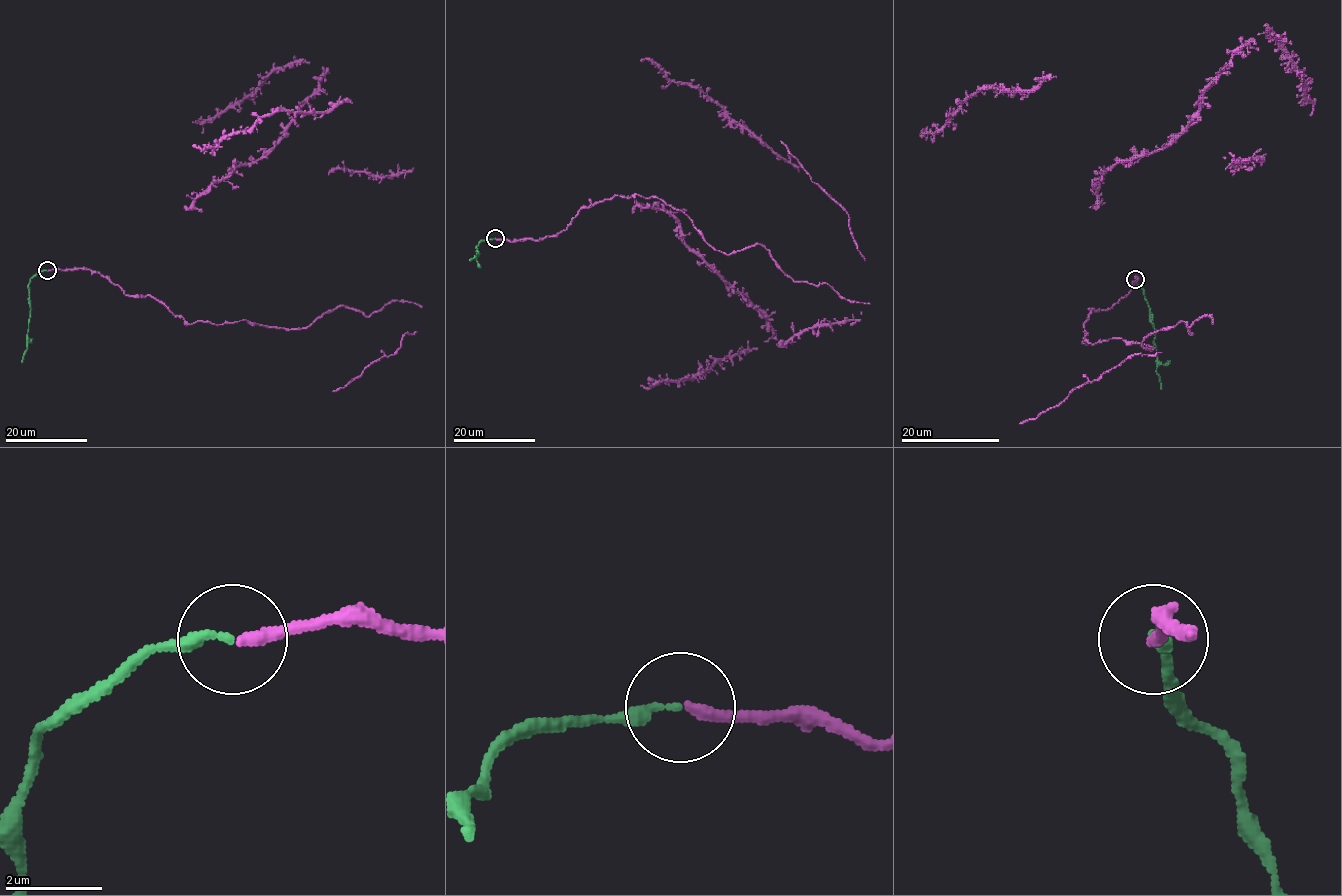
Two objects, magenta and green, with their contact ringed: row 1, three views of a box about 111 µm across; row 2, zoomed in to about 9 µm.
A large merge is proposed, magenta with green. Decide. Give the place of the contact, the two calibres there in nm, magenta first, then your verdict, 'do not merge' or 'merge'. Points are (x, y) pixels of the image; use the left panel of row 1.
(47, 270) | 260/200 nm | do not merge

